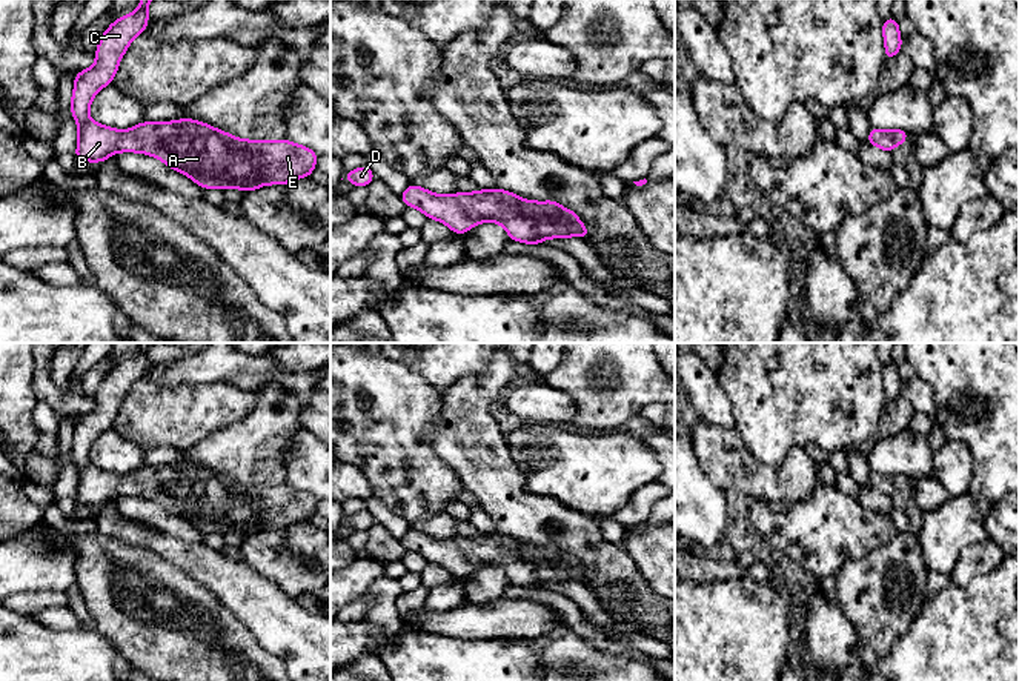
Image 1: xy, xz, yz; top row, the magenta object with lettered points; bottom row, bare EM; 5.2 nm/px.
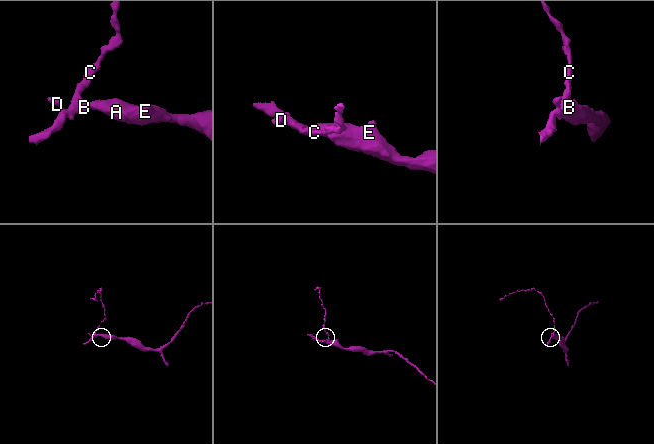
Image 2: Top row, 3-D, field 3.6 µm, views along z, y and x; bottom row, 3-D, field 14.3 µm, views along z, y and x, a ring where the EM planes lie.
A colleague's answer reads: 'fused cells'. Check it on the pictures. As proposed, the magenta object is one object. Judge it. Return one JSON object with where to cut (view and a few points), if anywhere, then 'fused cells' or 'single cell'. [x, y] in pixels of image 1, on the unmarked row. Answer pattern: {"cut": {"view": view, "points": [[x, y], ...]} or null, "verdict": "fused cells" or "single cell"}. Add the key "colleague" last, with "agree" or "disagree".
{"cut": null, "verdict": "single cell", "colleague": "disagree"}

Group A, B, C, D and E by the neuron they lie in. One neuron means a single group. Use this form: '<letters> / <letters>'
A B C D E

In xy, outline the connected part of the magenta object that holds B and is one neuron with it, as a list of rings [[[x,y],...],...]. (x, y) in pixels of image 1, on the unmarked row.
[[[141,343],[135,357],[109,369],[98,386],[95,409],[75,418],[71,443],[71,458],[78,470],[75,504],[101,507],[115,497],[148,498],[204,533],[238,532],[249,536],[264,529],[310,523],[318,498],[286,483],[243,484],[192,463],[143,466],[126,475],[89,463],[92,443],[112,427],[131,386],[146,375],[152,344]]]

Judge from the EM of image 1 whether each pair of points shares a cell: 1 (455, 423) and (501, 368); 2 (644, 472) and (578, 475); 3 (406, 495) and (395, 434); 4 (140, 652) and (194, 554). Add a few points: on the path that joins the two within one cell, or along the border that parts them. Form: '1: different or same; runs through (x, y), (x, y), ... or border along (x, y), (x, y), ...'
1: same; runs through (464, 409), (489, 382)
2: same; runs through (627, 472), (595, 472)
3: same; runs through (401, 480), (395, 449)
4: different; border along (154, 551), (214, 592)

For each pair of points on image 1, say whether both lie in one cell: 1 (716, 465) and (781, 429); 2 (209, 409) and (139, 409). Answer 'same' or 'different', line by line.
1: different
2: same

